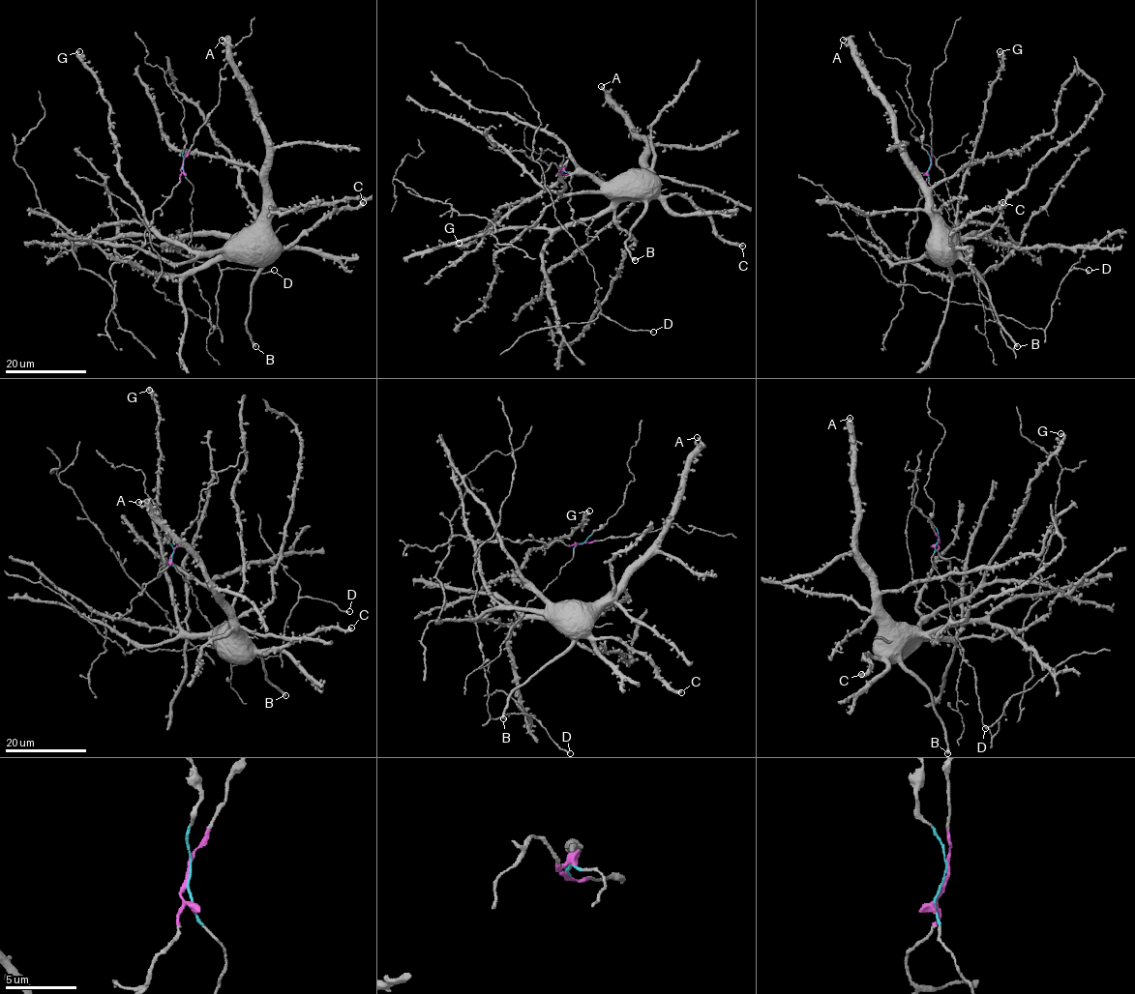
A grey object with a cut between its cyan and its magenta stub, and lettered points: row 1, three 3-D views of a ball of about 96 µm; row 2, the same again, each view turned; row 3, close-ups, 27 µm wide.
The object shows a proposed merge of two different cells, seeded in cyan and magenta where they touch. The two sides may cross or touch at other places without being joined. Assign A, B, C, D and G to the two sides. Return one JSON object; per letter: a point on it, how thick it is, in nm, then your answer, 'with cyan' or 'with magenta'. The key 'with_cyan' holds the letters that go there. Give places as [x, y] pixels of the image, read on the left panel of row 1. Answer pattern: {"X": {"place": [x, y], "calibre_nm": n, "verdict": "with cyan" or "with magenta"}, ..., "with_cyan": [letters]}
{"A": {"place": [222, 40], "calibre_nm": 380, "verdict": "with magenta"}, "B": {"place": [255, 346], "calibre_nm": 460, "verdict": "with magenta"}, "C": {"place": [363, 202], "calibre_nm": 480, "verdict": "with magenta"}, "D": {"place": [274, 270], "calibre_nm": 200, "verdict": "with magenta"}, "G": {"place": [79, 51], "calibre_nm": 400, "verdict": "with magenta"}, "with_cyan": []}

